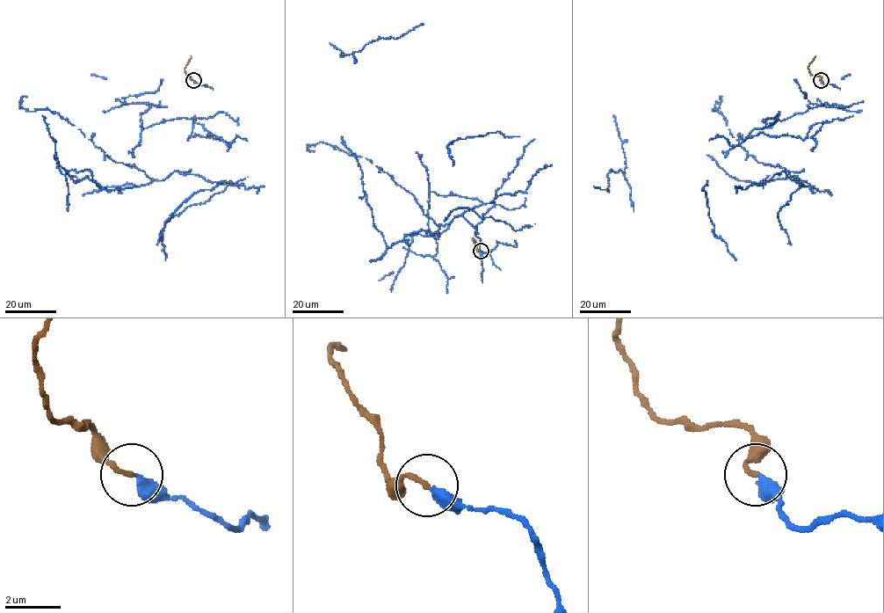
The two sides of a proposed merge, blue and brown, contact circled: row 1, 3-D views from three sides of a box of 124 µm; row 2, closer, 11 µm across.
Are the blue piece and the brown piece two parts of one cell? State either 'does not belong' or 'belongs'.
belongs

